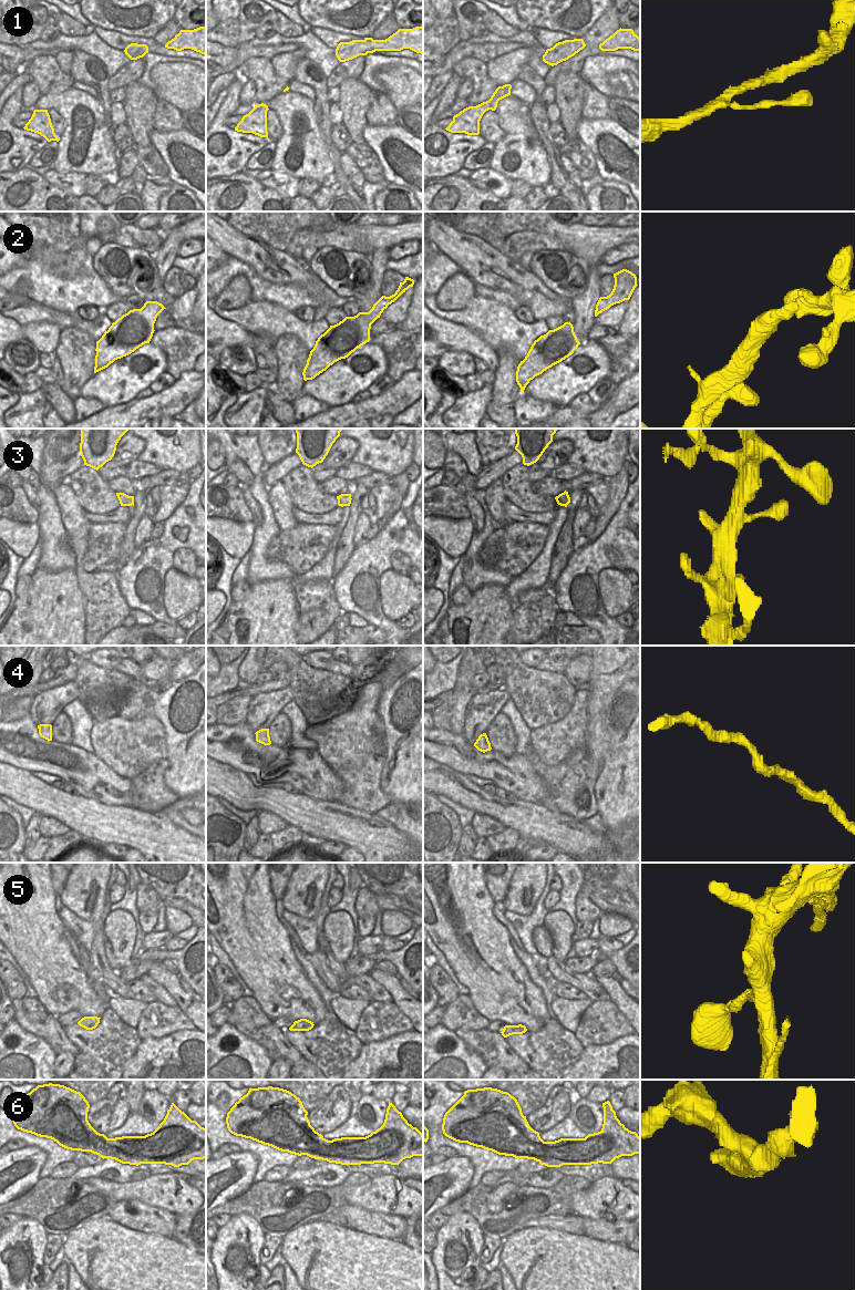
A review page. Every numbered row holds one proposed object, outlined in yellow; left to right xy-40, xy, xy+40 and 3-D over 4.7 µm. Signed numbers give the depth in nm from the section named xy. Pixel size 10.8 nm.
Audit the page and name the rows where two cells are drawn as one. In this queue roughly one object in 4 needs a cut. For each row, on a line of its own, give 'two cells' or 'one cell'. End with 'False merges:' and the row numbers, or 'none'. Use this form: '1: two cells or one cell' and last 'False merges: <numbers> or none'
1: one cell
2: one cell
3: one cell
4: one cell
5: one cell
6: one cell
False merges: none

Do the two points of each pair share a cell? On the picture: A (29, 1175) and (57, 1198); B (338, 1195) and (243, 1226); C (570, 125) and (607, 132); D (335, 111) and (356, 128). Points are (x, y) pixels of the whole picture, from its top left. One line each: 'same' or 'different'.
A: different
B: different
C: different
D: different

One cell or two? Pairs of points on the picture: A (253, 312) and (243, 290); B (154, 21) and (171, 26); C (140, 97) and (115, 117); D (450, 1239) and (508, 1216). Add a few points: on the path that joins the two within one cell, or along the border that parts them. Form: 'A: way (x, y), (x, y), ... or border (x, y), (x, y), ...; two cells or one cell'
A: border (251, 301), (238, 308), (223, 310); two cells
B: border (173, 18), (152, 38); two cells
C: border (121, 102), (124, 109), (125, 123); two cells
D: border (457, 1214), (469, 1213), (484, 1235); two cells

